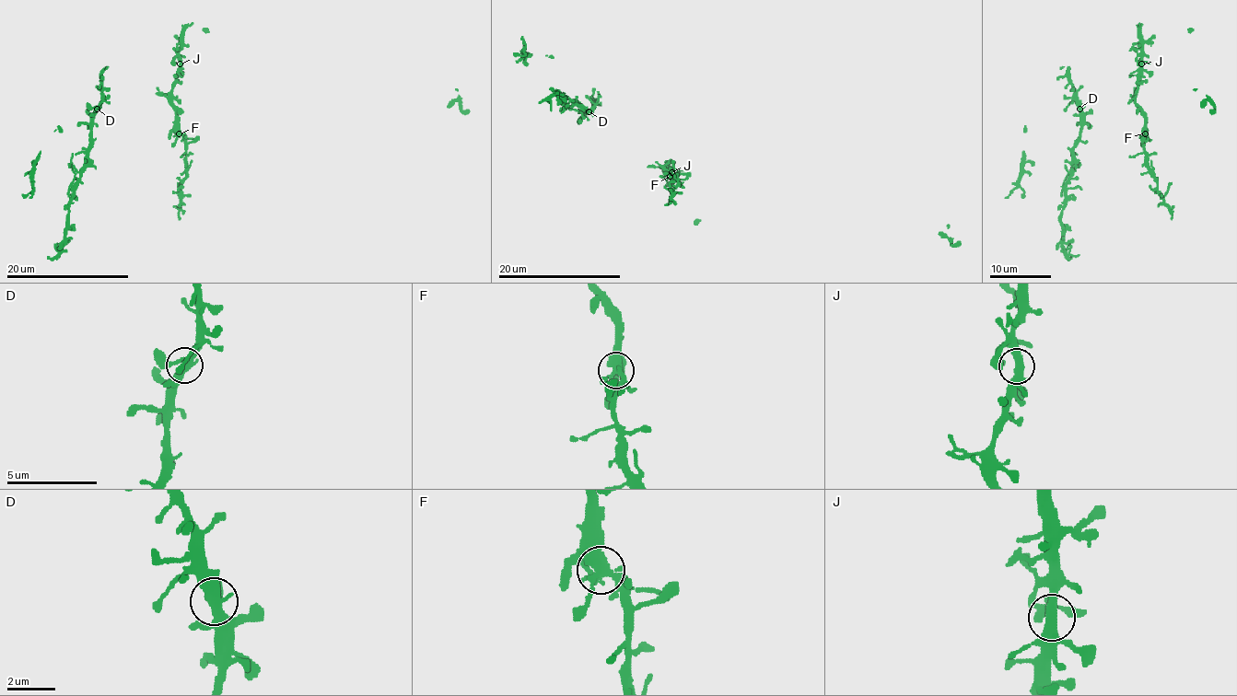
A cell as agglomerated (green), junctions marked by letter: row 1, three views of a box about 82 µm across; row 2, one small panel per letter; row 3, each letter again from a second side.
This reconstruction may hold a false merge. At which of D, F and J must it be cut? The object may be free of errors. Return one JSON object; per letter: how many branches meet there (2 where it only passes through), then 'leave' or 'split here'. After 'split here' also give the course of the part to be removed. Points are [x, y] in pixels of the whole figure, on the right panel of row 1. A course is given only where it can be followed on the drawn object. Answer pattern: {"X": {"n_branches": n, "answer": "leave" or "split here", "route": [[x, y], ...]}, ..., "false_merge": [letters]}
{"D": {"n_branches": 3, "answer": "leave"}, "F": {"n_branches": 3, "answer": "leave"}, "J": {"n_branches": 3, "answer": "leave"}, "false_merge": []}

